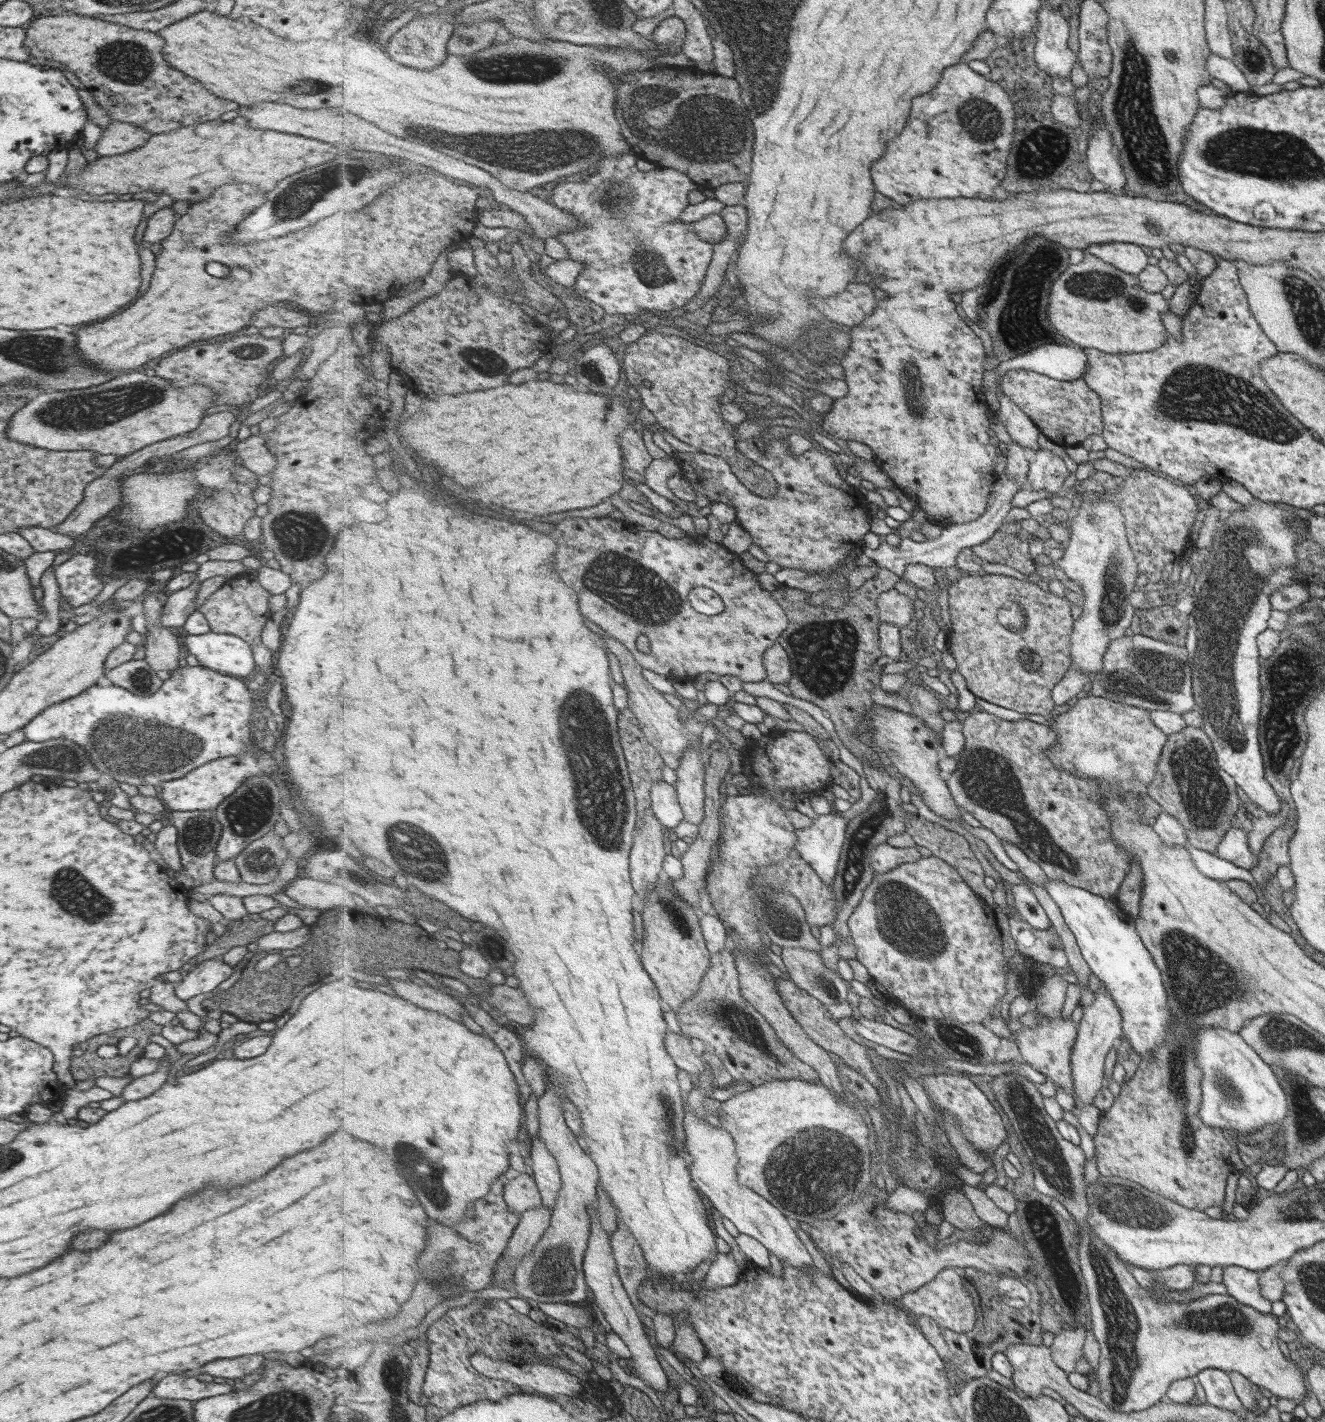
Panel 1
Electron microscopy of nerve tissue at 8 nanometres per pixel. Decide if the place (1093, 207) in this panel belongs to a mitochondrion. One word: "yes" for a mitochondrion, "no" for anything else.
no

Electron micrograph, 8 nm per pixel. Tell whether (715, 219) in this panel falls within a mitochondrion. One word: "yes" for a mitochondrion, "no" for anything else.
no

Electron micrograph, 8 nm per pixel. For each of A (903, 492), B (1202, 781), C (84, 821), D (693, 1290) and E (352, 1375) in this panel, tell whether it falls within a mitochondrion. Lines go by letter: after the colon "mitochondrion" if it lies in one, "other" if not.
A: other
B: mitochondrion
C: other
D: other
E: other

